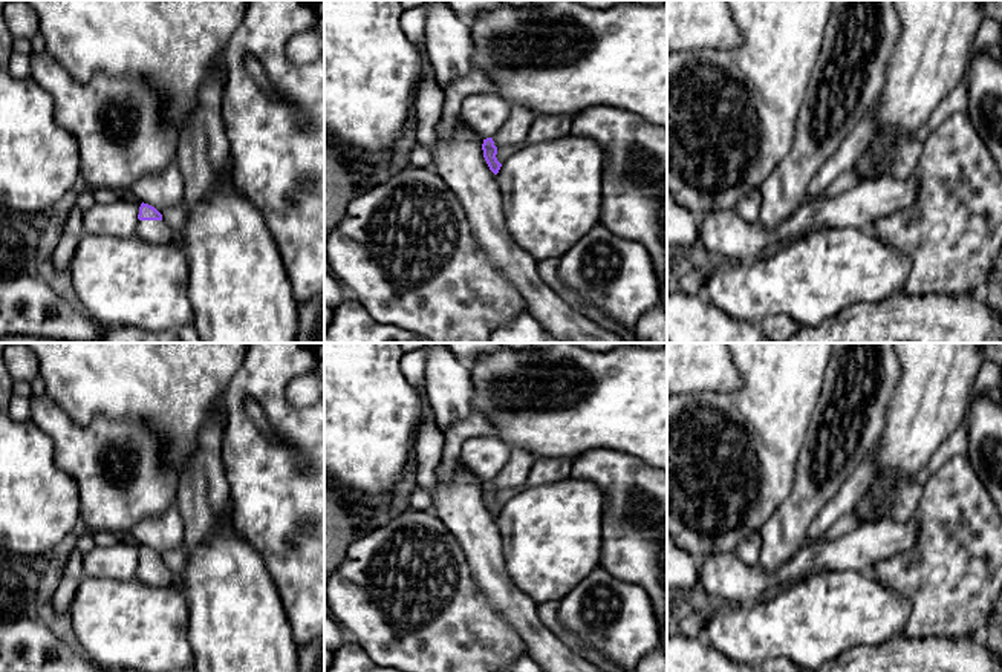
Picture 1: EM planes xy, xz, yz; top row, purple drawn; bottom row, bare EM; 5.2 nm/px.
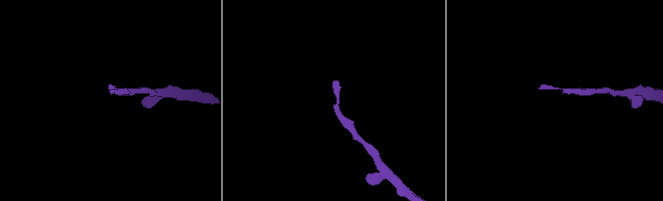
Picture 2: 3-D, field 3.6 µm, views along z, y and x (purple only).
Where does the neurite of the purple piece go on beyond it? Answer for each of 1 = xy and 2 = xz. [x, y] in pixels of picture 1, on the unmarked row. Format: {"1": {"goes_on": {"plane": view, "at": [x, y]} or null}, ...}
{"1": {"goes_on": {"plane": "xy", "at": [155, 574]}}, "2": {"goes_on": null}}

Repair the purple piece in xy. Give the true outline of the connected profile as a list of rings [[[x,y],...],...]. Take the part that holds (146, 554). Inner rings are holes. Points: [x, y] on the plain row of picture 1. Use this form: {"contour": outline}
{"contour": [[[142,545],[139,550],[138,562],[138,580],[153,588],[167,588],[173,585],[173,573],[155,550]]]}

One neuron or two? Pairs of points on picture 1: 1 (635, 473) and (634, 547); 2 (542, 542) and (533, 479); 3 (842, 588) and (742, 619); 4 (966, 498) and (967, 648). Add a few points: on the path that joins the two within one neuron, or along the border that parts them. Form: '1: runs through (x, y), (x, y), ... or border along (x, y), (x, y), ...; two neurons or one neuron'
1: runs through (635, 492), (635, 528); one neuron
2: border along (569, 476), (527, 487); two neurons
3: runs through (817, 613), (811, 619), (767, 619); one neuron
4: border along (981, 636), (930, 637); two neurons

